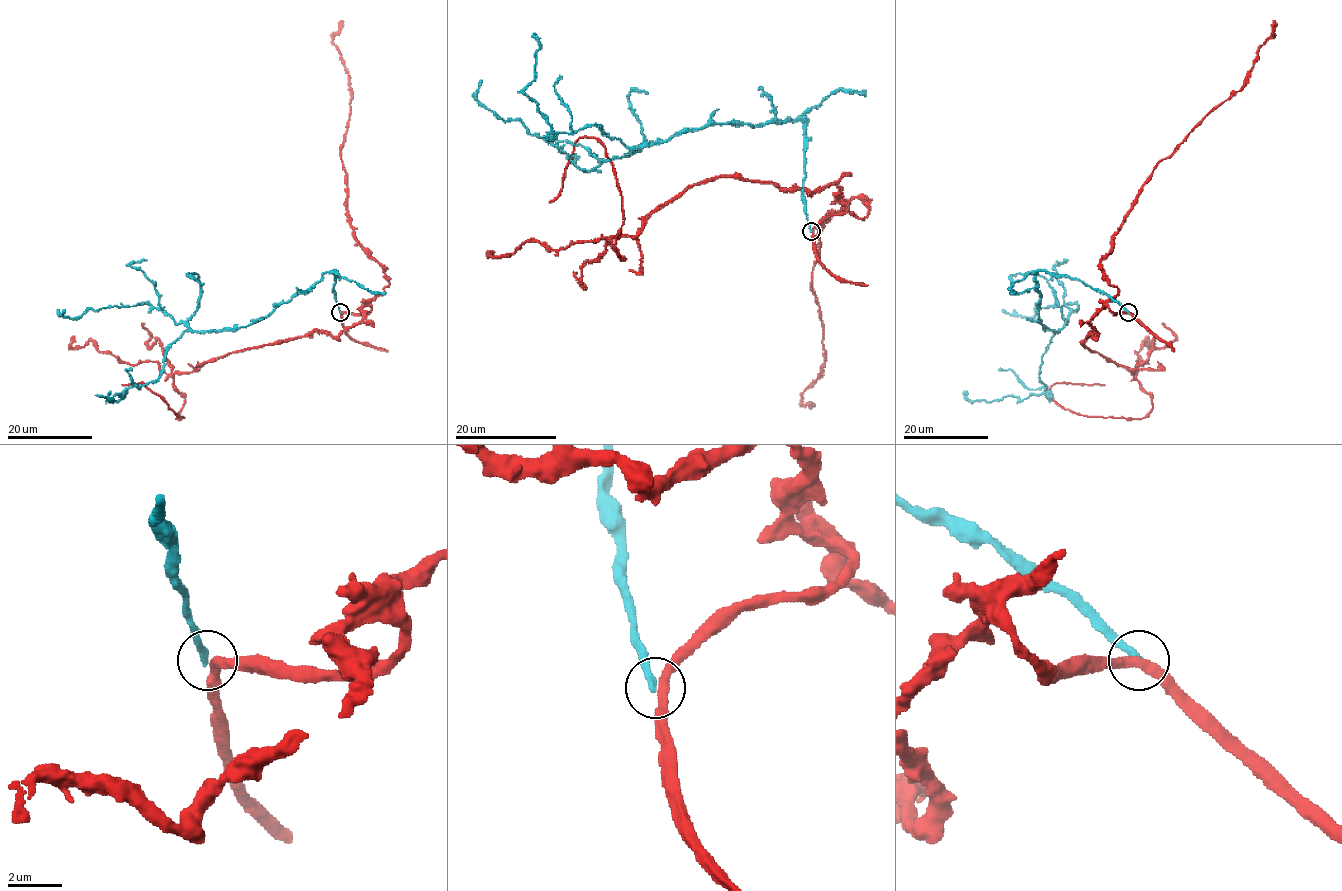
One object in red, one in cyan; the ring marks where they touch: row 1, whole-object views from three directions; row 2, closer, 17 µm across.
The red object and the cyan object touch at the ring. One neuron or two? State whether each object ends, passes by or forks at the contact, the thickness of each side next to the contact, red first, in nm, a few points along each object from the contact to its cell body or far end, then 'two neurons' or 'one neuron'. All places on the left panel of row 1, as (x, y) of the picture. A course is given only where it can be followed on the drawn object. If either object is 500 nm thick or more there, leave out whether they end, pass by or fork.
red passes by; cyan ends there; 340 nm thick on the red side, 280 nm on the other; red runs (341, 312), (371, 308), (335, 338), (312, 330), (175, 374), (184, 417), (142, 383), (121, 384); cyan runs (340, 312), (335, 271), (325, 272), (245, 326), (186, 330), (154, 380), (100, 396), (113, 401), (109, 391); two neurons

